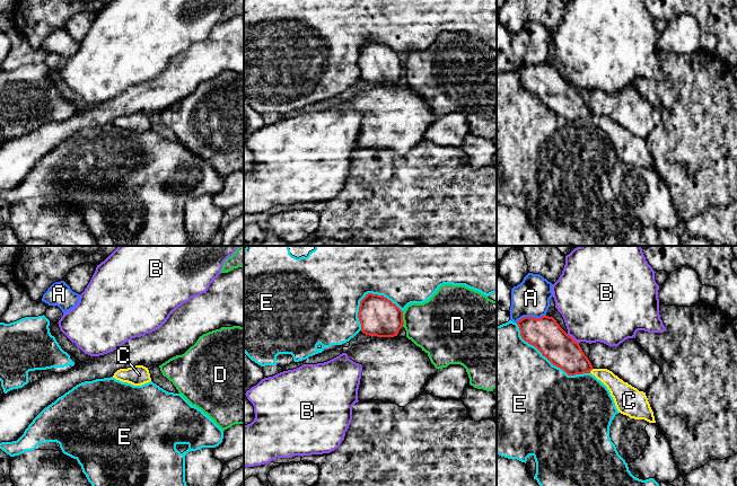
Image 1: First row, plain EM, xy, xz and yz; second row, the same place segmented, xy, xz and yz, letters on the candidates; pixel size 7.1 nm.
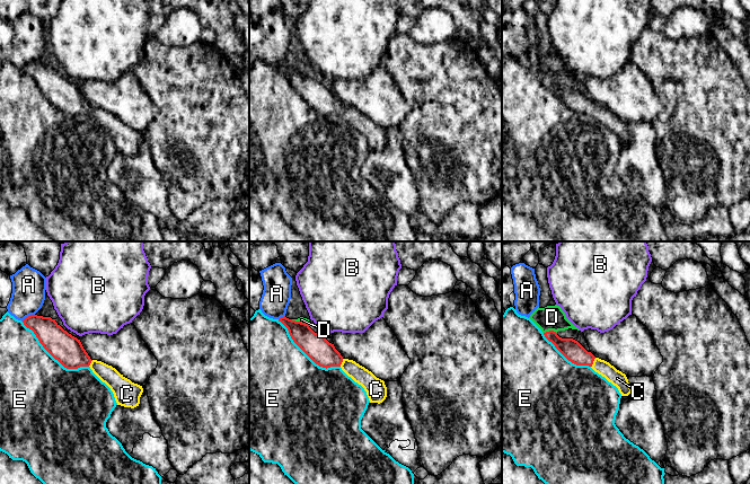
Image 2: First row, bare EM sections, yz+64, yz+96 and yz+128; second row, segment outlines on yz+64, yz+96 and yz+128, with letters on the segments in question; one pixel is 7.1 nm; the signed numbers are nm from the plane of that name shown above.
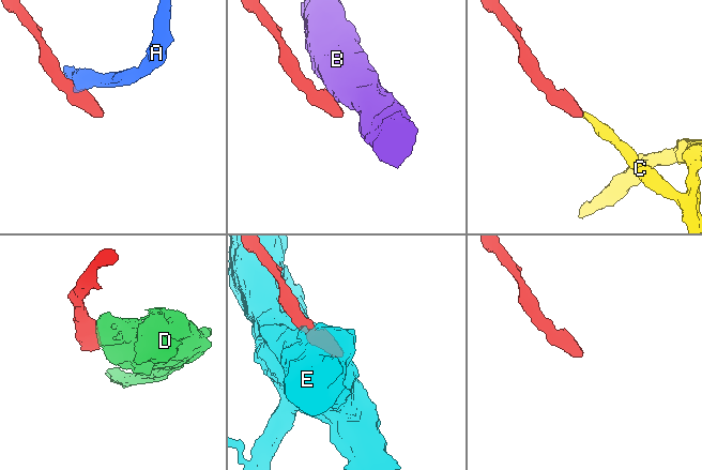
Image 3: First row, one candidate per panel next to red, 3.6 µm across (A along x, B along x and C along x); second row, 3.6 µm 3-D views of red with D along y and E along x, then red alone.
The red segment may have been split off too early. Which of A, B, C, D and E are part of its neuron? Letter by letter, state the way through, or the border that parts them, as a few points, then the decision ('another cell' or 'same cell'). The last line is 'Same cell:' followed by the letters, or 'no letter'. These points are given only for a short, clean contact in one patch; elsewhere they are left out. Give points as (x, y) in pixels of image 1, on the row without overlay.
A: along yz (545, 62), (538, 65), (521, 64), (516, 70) | another cell
B: along yz (567, 81), (578, 90) | another cell
C: across yz (562, 98), (575, 109), (590, 117), (604, 122), (619, 137) | same cell
D: along xz (402, 60), (403, 73) | another cell
E: another cell
Same cell: C

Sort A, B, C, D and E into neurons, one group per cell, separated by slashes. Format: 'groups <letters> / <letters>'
groups A / B / C / D / E

